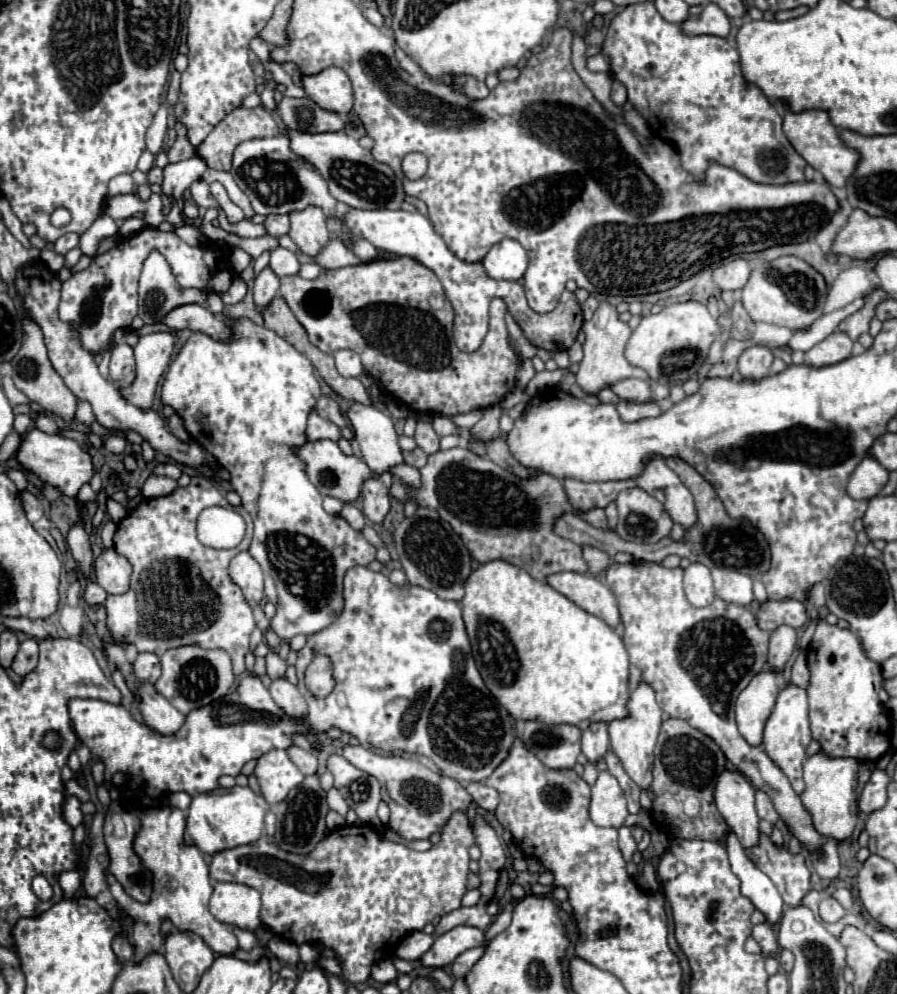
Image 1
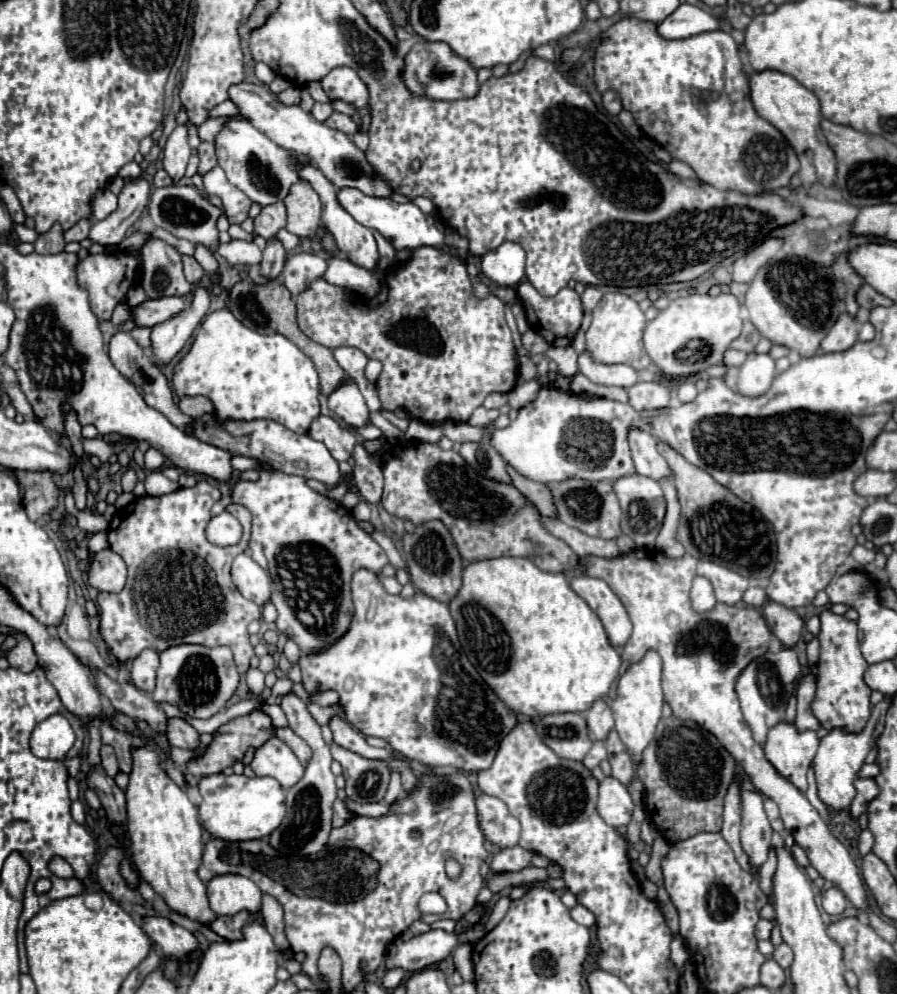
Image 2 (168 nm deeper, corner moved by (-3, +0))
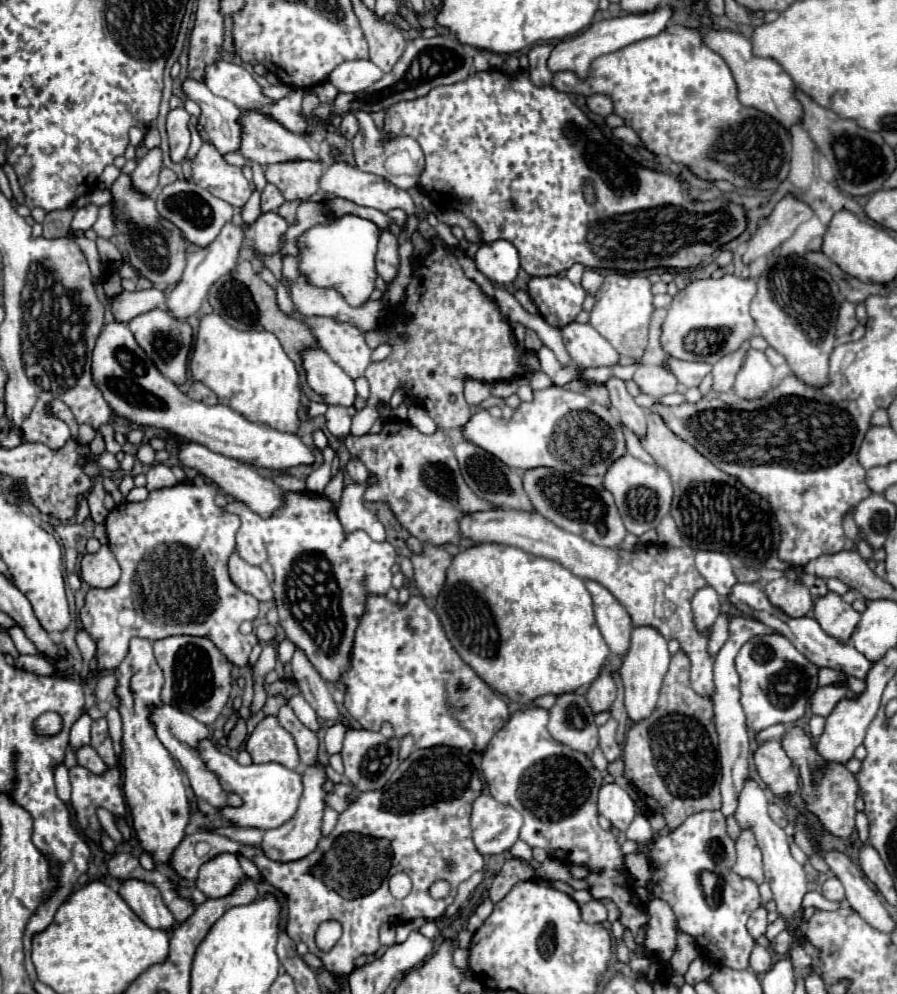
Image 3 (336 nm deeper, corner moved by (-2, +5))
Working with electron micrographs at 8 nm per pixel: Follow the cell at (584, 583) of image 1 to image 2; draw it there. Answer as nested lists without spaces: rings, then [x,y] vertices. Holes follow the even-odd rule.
[[[586,575],[574,577],[570,585],[590,605],[590,609],[594,609],[600,615],[610,645],[624,647],[632,633],[632,623],[624,605],[614,595],[614,591],[602,579],[594,579]]]

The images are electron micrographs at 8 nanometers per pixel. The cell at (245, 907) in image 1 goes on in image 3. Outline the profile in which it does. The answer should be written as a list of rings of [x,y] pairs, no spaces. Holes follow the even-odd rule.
[[[219,854],[213,862],[205,862],[205,866],[201,866],[195,884],[207,898],[225,898],[233,894],[243,880],[245,872],[237,856]]]

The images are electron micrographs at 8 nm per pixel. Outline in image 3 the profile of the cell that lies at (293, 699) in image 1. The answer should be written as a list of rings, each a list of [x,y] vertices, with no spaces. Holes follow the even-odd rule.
[[[317,760],[313,766],[301,766],[299,774],[303,776],[303,796],[299,800],[299,808],[297,814],[287,820],[285,824],[281,824],[277,830],[267,830],[261,842],[263,852],[277,860],[277,862],[291,862],[297,858],[305,858],[307,854],[311,854],[317,848],[317,842],[321,838],[321,824],[323,824],[323,812],[327,808],[327,792],[323,790],[323,784],[329,780],[325,766]]]

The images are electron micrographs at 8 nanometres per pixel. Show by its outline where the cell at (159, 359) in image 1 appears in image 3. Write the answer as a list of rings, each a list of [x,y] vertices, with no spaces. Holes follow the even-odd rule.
[[[227,222],[221,230],[221,234],[217,236],[217,242],[205,246],[205,248],[199,248],[197,252],[193,252],[187,260],[187,268],[181,276],[181,282],[171,290],[169,298],[167,298],[167,312],[175,318],[175,320],[187,320],[189,316],[195,316],[203,302],[207,300],[207,294],[209,294],[209,288],[223,276],[223,274],[229,274],[235,264],[237,264],[237,256],[241,252],[241,242],[243,242],[243,236],[245,236],[245,228],[241,226],[235,226],[231,222]]]

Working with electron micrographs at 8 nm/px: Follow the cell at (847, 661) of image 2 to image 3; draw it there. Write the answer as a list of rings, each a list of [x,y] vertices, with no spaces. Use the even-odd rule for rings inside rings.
[[[827,592],[827,596],[815,602],[815,620],[831,638],[841,644],[847,644],[851,640],[859,618],[859,612],[855,612],[851,604],[843,602],[839,594]]]

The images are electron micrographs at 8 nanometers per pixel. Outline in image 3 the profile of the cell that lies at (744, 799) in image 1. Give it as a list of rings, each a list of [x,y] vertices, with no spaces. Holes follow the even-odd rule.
[[[749,828],[741,830],[741,836],[737,838],[737,864],[733,866],[733,870],[743,878],[753,878],[757,884],[765,880],[761,850],[755,842],[755,834]]]

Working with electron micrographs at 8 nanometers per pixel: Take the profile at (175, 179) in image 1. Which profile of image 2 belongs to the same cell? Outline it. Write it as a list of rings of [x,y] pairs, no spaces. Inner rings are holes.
[[[178,125],[166,139],[164,147],[164,169],[174,181],[180,181],[184,177],[190,155],[192,147],[188,145],[188,129],[186,125]]]

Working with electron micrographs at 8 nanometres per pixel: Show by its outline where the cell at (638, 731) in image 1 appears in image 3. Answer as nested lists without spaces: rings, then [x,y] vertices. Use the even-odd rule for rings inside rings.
[[[633,628],[631,634],[631,646],[629,652],[623,658],[621,664],[621,680],[623,680],[623,688],[625,688],[625,708],[629,714],[631,722],[641,722],[645,718],[651,716],[651,712],[655,710],[657,698],[659,698],[659,690],[663,684],[663,676],[669,668],[669,650],[667,650],[667,640],[661,638],[661,634],[653,628]]]

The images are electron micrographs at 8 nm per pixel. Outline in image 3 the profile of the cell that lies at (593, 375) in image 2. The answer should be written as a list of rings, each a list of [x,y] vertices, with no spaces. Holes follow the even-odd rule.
[[[571,322],[569,326],[561,328],[561,336],[565,348],[575,364],[583,368],[601,368],[601,366],[615,366],[619,364],[619,354],[593,330],[591,324],[577,324]]]

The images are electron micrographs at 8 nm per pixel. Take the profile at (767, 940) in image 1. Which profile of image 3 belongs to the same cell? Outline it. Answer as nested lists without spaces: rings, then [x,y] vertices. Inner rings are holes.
[[[761,906],[751,914],[751,918],[747,922],[747,930],[757,940],[757,938],[761,938],[765,934],[765,928],[767,928],[767,910]]]

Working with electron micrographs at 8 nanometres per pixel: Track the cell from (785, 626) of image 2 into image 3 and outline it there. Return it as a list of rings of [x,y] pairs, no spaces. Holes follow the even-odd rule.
[[[783,576],[783,578],[777,578],[769,584],[765,584],[763,590],[765,590],[769,602],[791,618],[803,618],[813,608],[811,594],[801,580]]]

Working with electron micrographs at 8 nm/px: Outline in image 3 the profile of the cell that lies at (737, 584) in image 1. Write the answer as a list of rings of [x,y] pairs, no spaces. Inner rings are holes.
[[[699,550],[695,556],[695,566],[697,566],[699,574],[707,580],[707,584],[713,586],[717,590],[717,594],[723,598],[727,598],[731,594],[733,586],[737,584],[735,568],[729,562],[729,558],[725,558],[725,554]]]

